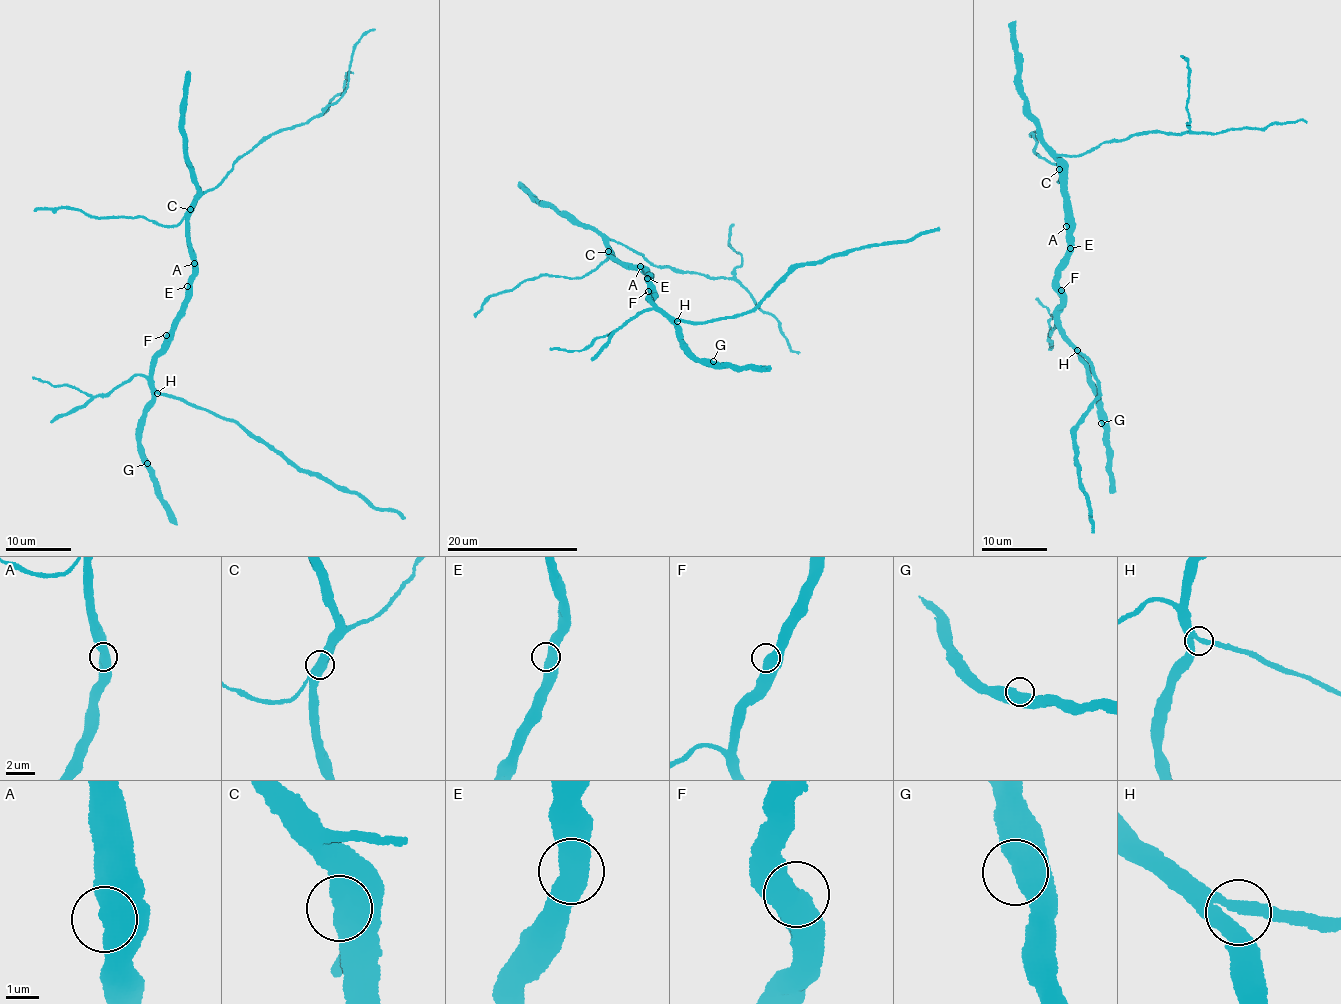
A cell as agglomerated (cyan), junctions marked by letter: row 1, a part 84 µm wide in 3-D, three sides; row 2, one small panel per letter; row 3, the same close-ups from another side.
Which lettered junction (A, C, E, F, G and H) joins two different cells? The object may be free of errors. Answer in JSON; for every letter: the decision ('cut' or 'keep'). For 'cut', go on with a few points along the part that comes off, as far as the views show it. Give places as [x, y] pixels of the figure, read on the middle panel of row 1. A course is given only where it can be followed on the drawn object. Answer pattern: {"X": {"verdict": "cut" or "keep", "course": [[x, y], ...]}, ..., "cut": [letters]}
{"A": {"verdict": "keep"}, "C": {"verdict": "keep"}, "E": {"verdict": "keep"}, "F": {"verdict": "keep"}, "G": {"verdict": "keep"}, "H": {"verdict": "keep"}, "cut": []}

